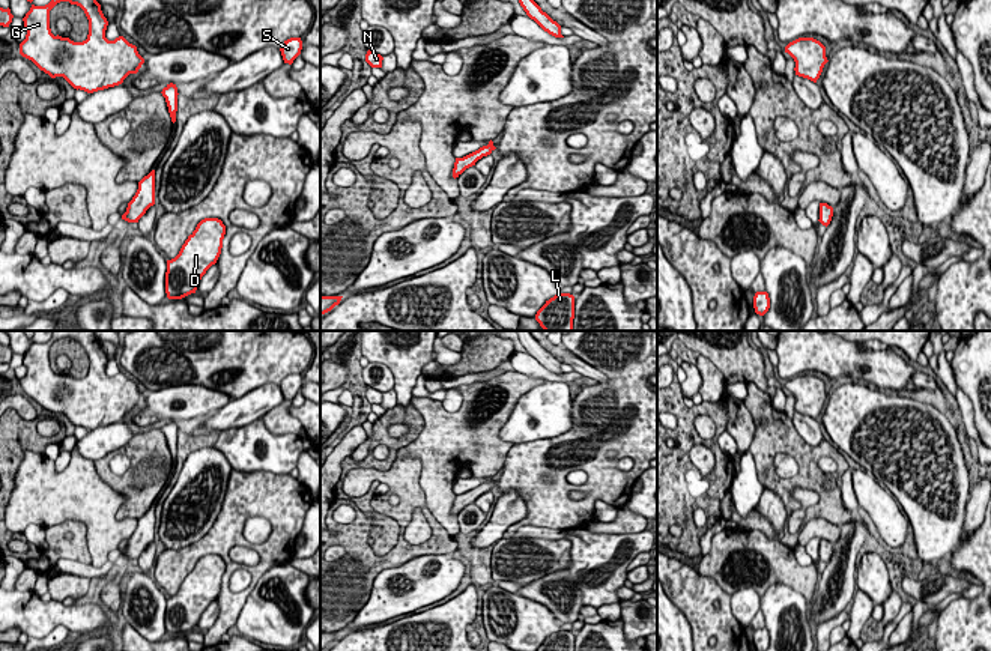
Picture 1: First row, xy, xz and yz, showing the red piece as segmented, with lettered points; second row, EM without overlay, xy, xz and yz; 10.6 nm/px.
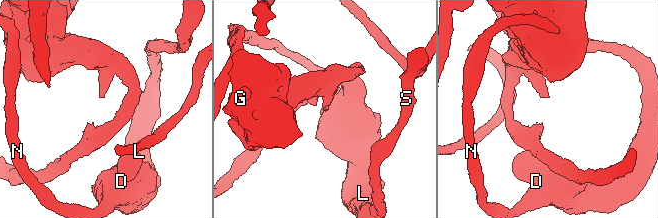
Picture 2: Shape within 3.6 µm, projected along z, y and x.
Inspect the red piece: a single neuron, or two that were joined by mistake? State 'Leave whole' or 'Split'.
Leave whole

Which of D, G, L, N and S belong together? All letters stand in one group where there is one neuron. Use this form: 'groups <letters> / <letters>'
groups D G L N S

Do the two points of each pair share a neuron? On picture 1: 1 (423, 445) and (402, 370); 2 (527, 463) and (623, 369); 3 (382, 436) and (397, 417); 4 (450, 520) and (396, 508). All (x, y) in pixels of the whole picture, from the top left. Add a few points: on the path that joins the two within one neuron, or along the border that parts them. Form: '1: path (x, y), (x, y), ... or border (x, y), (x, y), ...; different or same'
1: border (412, 396), (409, 402); different
2: path (560, 460), (581, 436), (587, 436), (621, 402); same
3: path (382, 430), (391, 418); same
4: border (420, 483), (424, 492), (424, 505), (451, 537); different

